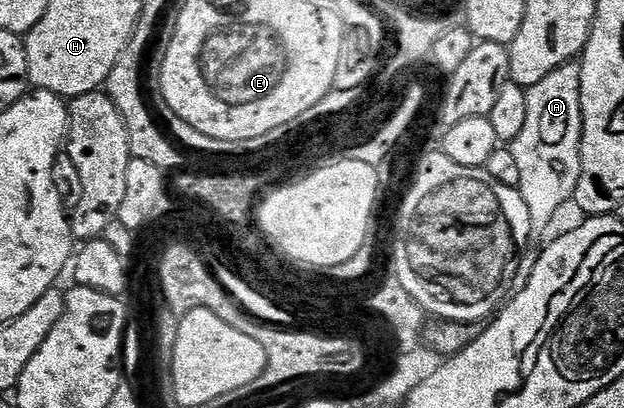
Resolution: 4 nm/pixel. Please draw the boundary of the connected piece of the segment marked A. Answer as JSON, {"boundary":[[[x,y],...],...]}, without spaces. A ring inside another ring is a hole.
{"boundary":[[[570,62],[556,68],[543,82],[526,91],[527,123],[519,138],[511,142],[519,166],[519,191],[527,202],[534,233],[540,234],[557,216],[557,211],[572,201],[581,173],[581,69]]]}

